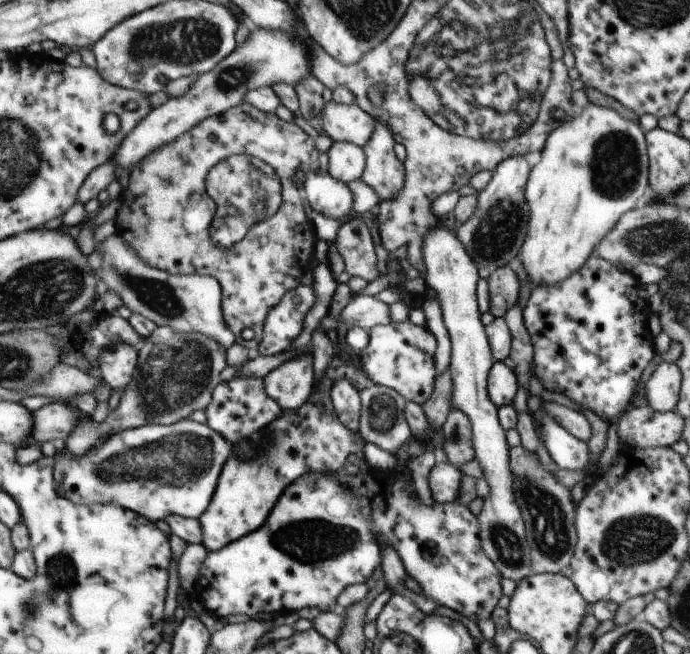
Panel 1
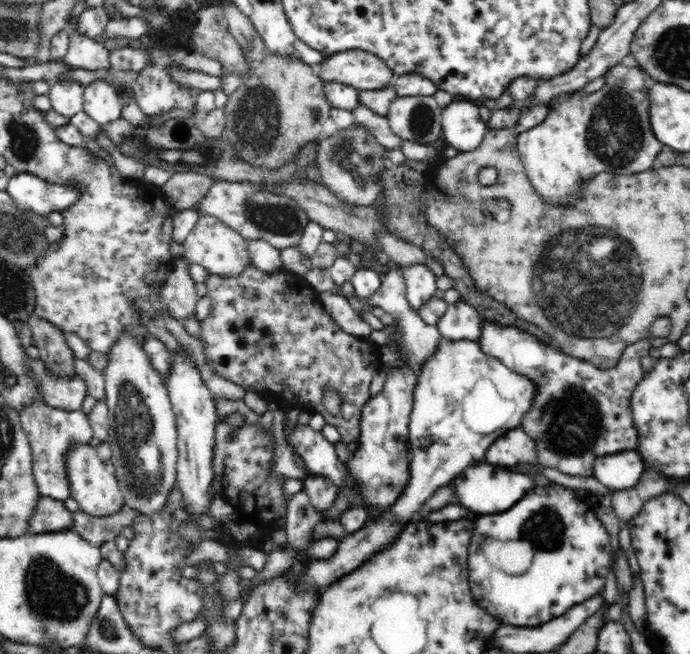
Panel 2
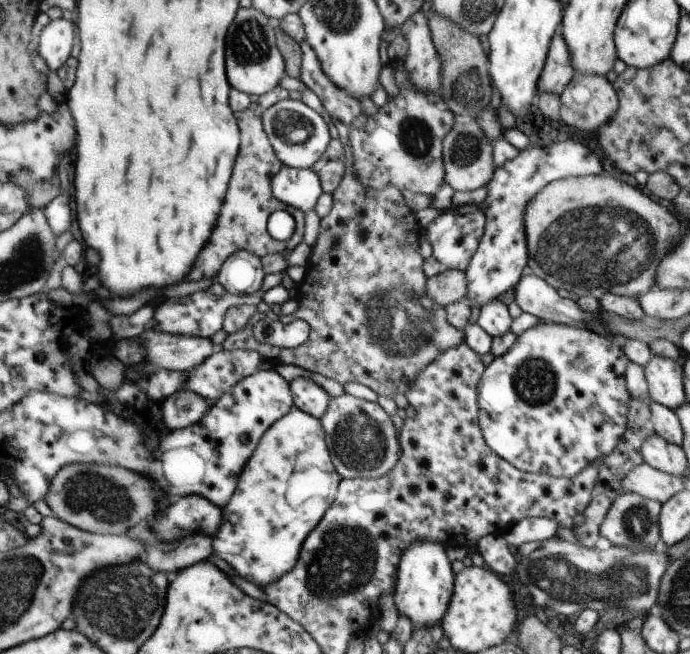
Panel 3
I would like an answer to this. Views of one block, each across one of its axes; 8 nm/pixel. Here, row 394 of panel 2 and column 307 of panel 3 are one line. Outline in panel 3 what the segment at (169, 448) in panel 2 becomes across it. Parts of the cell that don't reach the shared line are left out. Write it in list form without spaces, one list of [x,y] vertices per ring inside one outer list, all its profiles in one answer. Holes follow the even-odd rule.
[[[281,100],[260,113],[269,143],[281,163],[287,167],[310,169],[335,137],[332,126],[327,124],[318,112],[306,106],[303,101]]]

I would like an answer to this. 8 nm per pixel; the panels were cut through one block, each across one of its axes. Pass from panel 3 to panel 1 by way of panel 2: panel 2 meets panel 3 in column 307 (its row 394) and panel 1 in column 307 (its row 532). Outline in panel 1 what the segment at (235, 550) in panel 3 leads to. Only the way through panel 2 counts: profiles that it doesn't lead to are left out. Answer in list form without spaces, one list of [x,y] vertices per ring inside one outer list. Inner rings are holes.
[[[304,353],[284,361],[265,376],[264,387],[282,411],[300,408],[315,387],[313,356]]]

